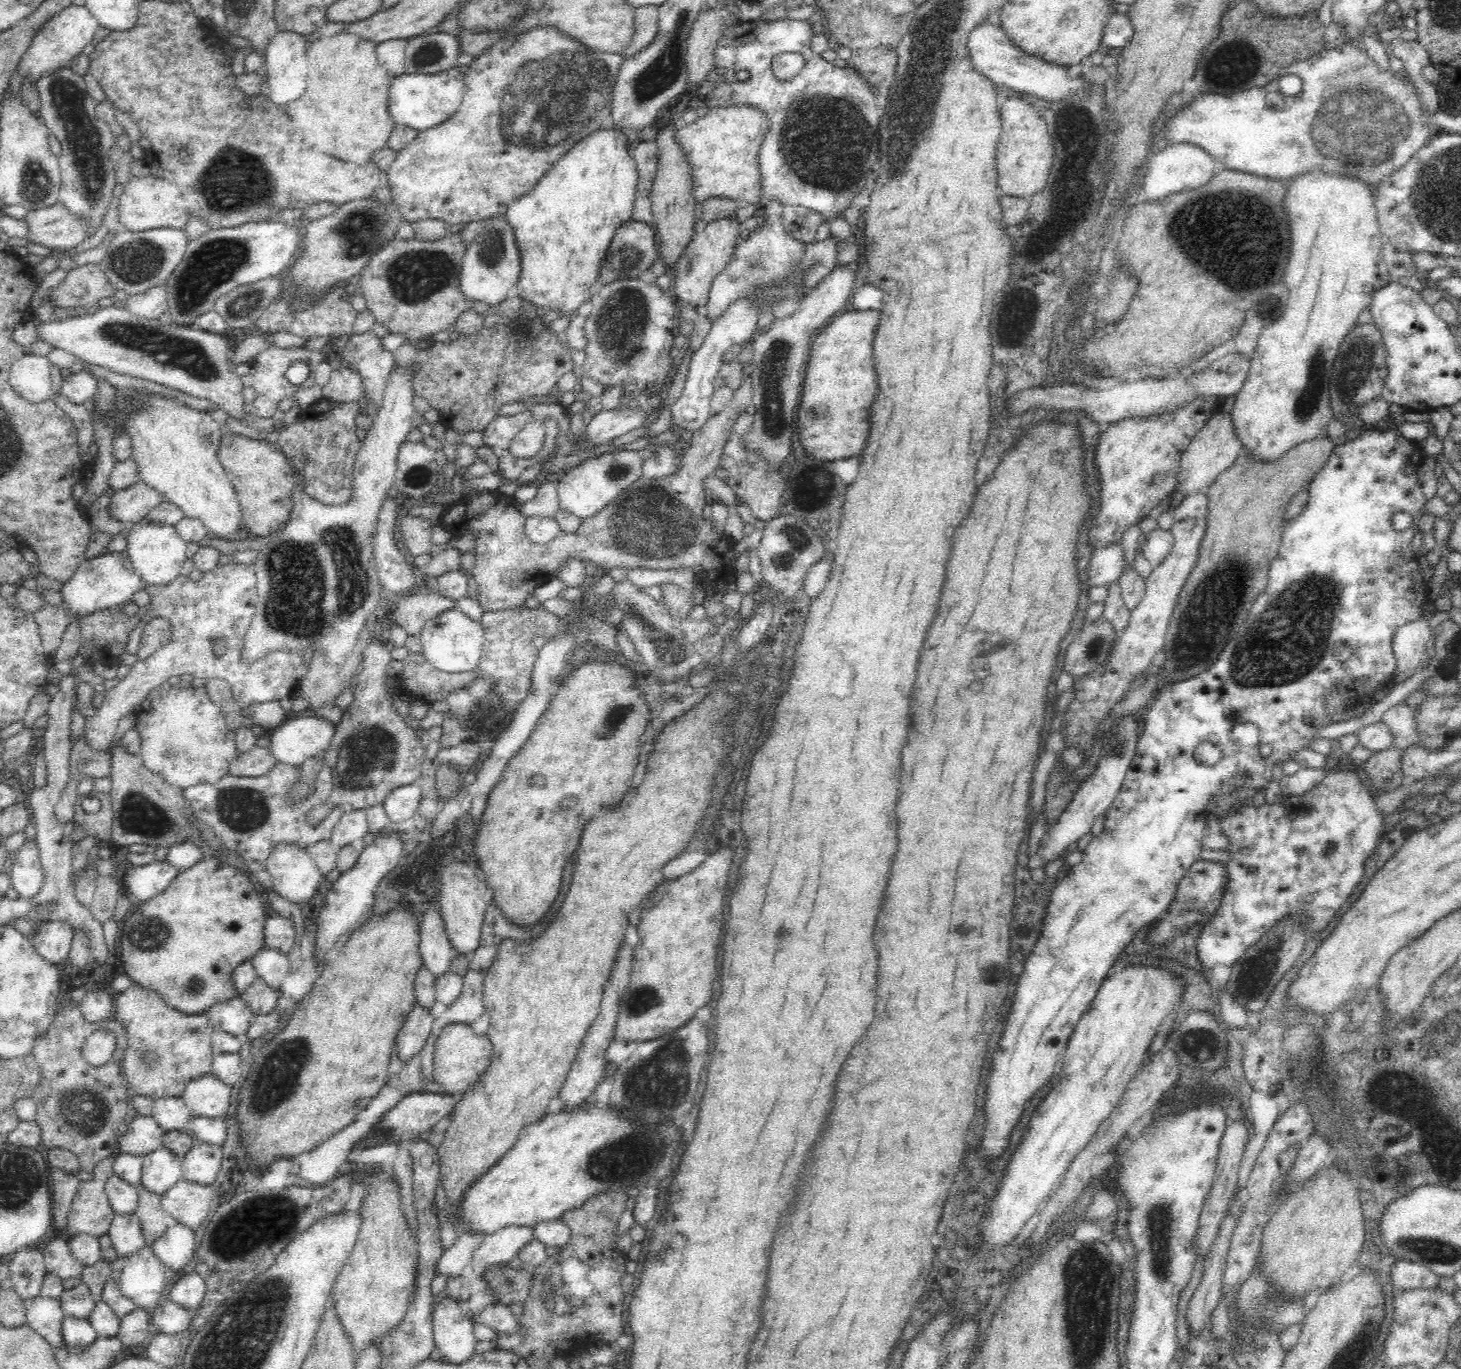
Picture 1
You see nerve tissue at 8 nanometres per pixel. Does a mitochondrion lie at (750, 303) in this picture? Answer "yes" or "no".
yes

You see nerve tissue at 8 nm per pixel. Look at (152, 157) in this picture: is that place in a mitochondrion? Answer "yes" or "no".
no

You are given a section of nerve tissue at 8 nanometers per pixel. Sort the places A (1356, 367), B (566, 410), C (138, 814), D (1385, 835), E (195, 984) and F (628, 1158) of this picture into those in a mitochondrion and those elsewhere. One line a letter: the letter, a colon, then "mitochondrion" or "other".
A: mitochondrion
B: other
C: mitochondrion
D: other
E: mitochondrion
F: mitochondrion

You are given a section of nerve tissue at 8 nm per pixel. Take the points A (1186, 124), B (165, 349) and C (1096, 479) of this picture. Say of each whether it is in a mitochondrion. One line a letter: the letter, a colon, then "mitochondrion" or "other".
A: other
B: mitochondrion
C: other

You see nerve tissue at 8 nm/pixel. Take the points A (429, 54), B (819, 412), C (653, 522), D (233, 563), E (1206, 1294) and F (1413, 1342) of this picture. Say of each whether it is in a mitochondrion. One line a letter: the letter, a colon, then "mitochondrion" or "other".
A: mitochondrion
B: mitochondrion
C: mitochondrion
D: other
E: other
F: other

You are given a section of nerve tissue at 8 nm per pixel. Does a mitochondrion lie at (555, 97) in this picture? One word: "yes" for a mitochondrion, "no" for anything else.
yes

